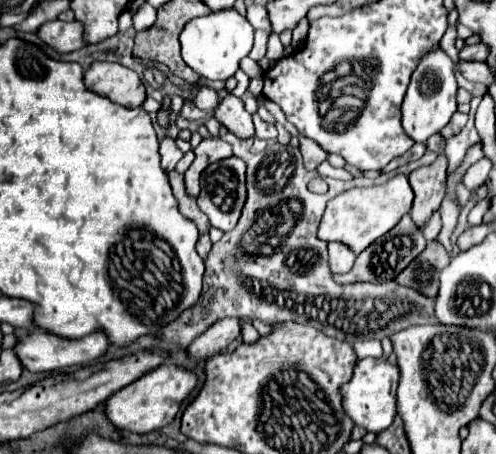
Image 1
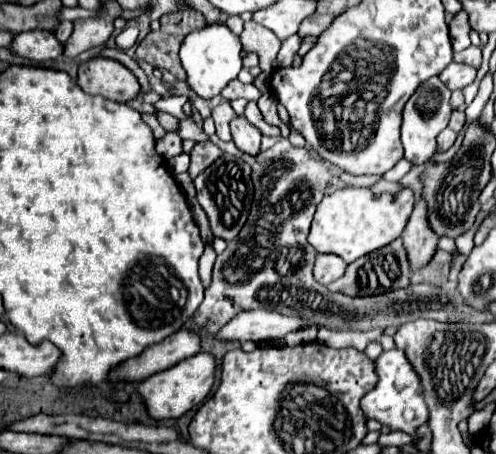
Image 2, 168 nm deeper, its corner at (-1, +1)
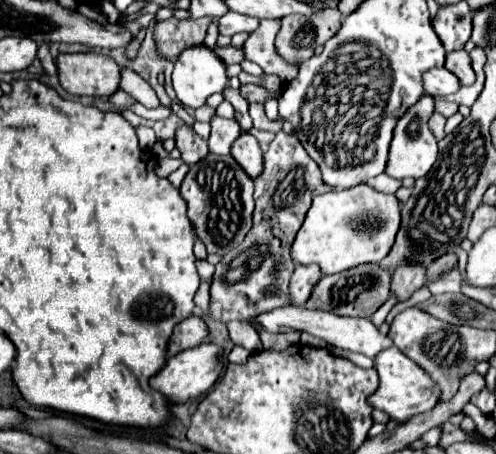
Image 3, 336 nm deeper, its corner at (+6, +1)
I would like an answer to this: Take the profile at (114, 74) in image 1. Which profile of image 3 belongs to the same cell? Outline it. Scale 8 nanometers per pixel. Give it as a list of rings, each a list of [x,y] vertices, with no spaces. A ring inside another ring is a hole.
[[[60,53],[58,79],[70,95],[110,97],[120,87],[120,67],[100,53]]]

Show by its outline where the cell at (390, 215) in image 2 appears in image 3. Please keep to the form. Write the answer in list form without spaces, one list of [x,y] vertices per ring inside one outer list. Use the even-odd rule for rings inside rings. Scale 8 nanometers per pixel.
[[[368,185],[316,195],[304,225],[292,243],[292,261],[300,265],[316,263],[322,275],[342,273],[362,263],[380,263],[394,245],[400,227],[400,201]]]

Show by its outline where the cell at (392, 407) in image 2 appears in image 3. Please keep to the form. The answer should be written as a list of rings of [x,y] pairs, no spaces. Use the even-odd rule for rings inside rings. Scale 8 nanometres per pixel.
[[[390,347],[376,357],[376,371],[380,375],[380,387],[370,397],[370,403],[376,409],[386,411],[392,419],[400,423],[404,423],[408,417],[416,413],[430,411],[440,401],[440,387],[430,379],[430,375],[420,365],[408,359],[398,347]]]

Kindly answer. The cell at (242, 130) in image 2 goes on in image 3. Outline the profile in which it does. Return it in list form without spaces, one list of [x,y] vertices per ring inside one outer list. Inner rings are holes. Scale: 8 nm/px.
[[[242,133],[240,139],[236,139],[236,143],[232,145],[232,157],[238,161],[238,165],[246,171],[250,179],[260,177],[260,173],[264,171],[262,149],[256,137],[252,137],[250,133]]]

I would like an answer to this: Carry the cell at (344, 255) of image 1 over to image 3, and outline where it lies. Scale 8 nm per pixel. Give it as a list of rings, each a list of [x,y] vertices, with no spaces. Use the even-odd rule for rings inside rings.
[[[296,265],[290,279],[290,305],[304,305],[312,293],[314,283],[320,279],[318,267],[300,267]]]

